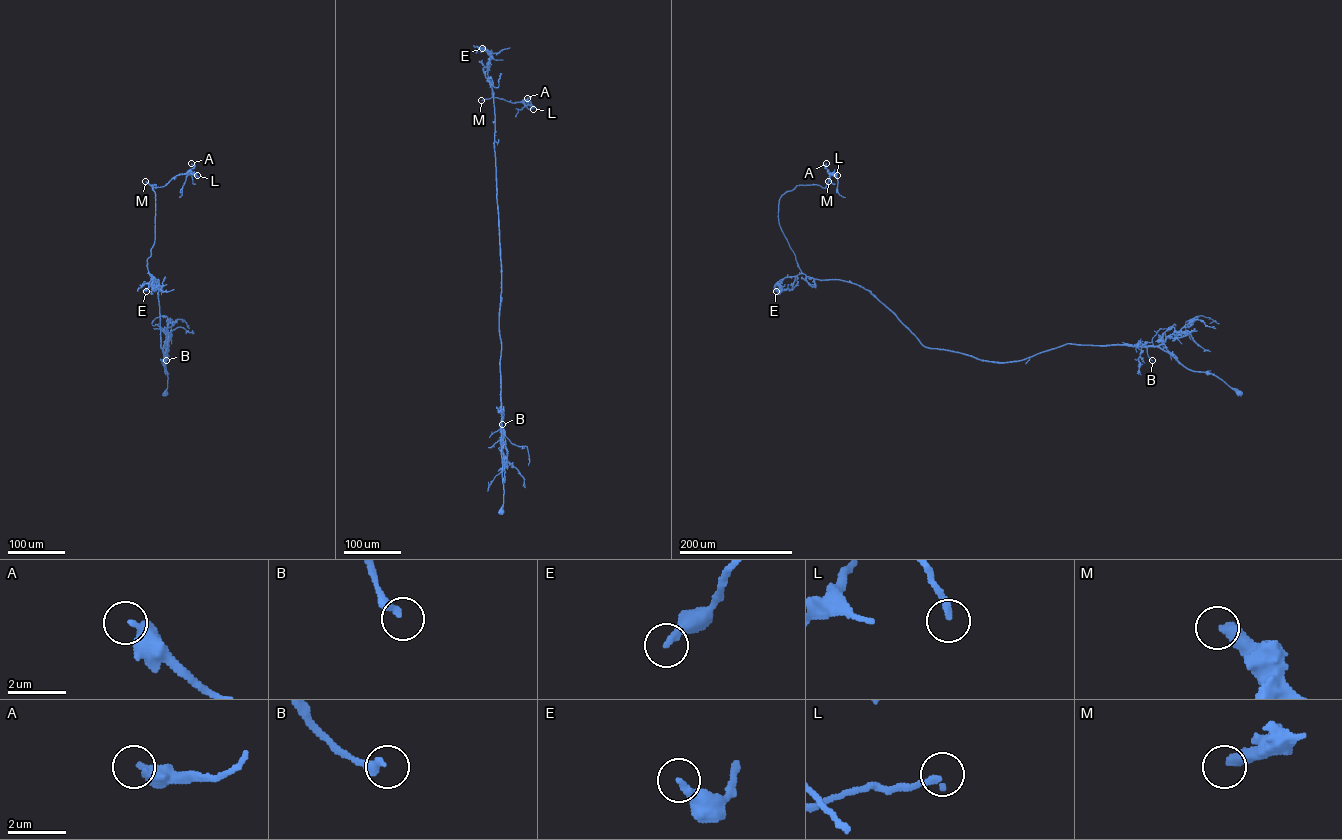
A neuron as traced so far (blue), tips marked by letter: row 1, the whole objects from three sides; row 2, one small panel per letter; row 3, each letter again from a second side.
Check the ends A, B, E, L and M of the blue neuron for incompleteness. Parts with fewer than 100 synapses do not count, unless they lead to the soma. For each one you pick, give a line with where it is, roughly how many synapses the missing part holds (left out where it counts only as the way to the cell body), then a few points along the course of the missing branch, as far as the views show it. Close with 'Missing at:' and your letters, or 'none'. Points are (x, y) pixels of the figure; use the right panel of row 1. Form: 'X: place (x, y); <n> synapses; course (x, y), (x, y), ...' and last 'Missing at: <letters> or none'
M: place (828, 181); 450 synapses; course (828, 181), (832, 177), (838, 183), (836, 198), (829, 211)
Missing at: M

